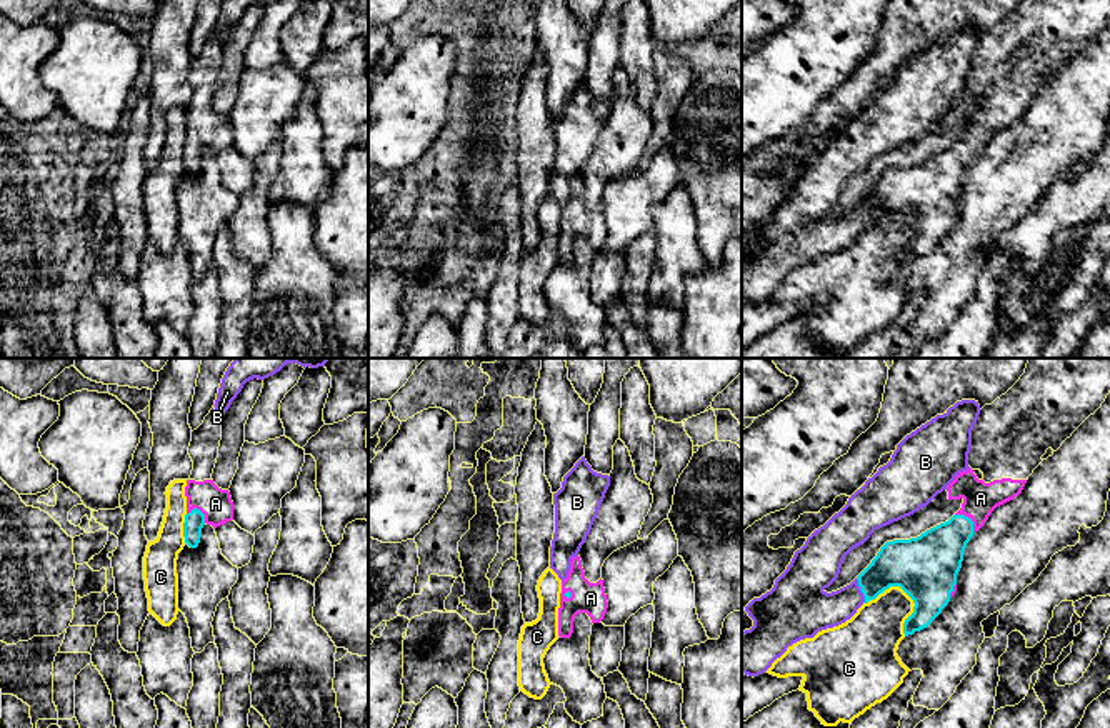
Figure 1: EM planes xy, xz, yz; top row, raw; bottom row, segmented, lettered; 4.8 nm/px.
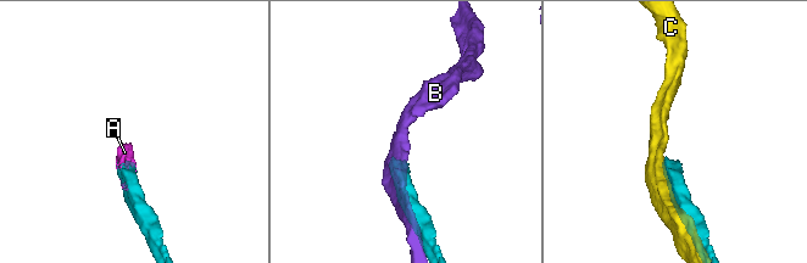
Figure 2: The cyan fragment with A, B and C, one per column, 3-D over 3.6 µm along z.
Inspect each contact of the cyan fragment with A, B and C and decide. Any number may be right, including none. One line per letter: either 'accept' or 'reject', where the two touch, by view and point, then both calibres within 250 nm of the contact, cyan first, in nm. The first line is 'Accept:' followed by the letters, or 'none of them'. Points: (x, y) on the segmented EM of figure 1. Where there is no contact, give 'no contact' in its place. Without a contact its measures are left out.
Accept: A
A: accept; meets cyan in yz at (969, 518); 260 nm thick on the cyan side, 170 nm on the other
B: reject; meets cyan in yz at (860, 588); 240 nm thick on the cyan side, 220 nm on the other
C: reject; meets cyan in yz at (905, 592); 300 nm thick on the cyan side, 260 nm on the other

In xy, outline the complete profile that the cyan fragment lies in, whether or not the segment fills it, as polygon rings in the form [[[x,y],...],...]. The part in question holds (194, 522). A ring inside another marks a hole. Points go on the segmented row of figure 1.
[[[213,406],[203,423],[192,431],[192,441],[188,446],[193,470],[185,486],[187,515],[183,536],[190,548],[198,546],[205,523],[217,528],[233,520],[233,501],[230,491],[218,488],[212,480],[220,440],[222,416]]]

